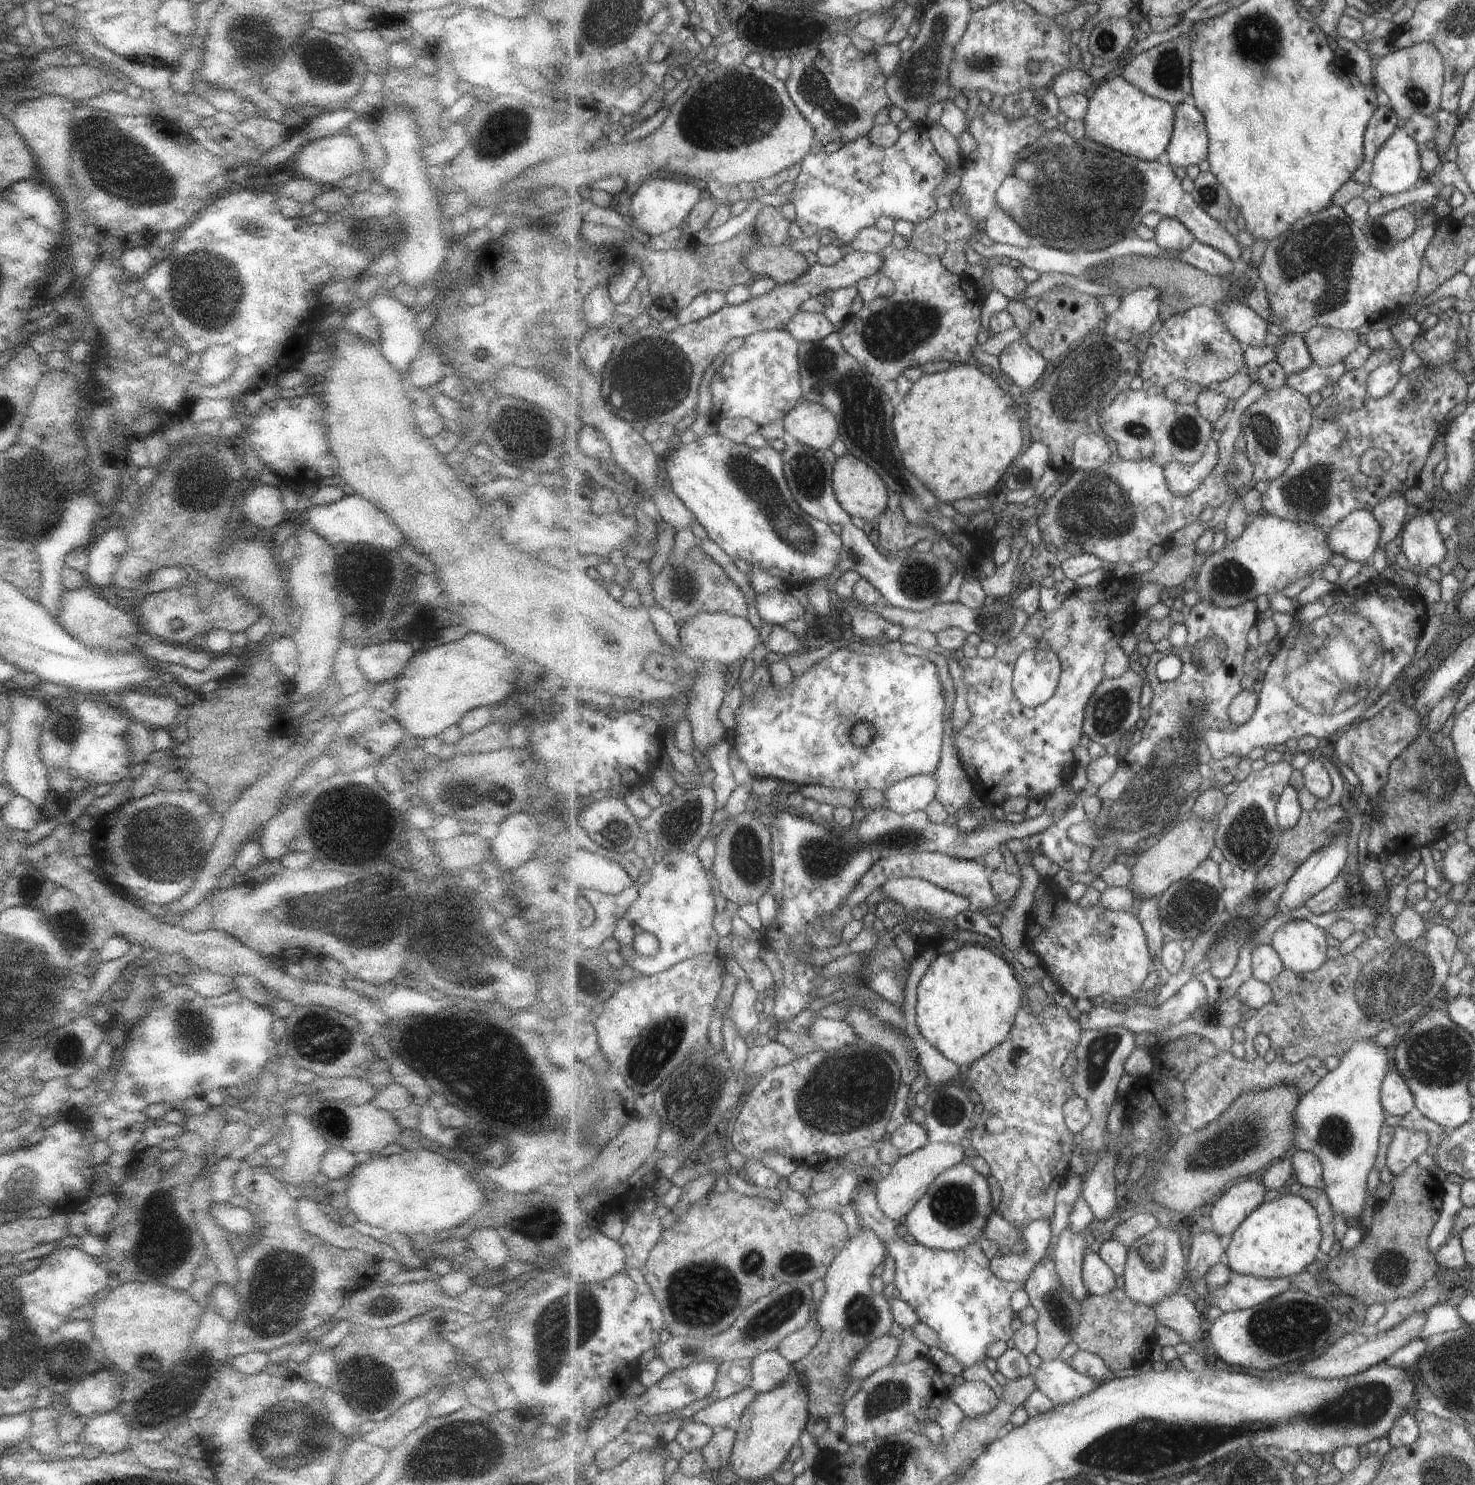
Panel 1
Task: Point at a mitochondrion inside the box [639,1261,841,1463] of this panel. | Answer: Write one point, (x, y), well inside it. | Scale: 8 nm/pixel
(772, 1316)

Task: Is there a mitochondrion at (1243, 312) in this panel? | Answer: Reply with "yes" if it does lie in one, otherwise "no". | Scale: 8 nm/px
no

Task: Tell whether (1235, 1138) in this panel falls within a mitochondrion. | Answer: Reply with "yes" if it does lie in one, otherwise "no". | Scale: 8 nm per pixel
yes

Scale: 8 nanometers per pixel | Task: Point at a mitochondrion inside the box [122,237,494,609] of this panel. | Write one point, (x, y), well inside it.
(211, 286)

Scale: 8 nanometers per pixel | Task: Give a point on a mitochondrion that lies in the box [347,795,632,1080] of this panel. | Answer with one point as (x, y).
(472, 952)

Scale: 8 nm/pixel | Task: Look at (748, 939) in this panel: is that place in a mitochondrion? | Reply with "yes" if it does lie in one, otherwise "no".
no

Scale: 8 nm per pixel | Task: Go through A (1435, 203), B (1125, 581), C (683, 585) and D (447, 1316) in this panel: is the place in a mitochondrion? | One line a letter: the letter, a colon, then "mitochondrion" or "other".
A: other
B: other
C: mitochondrion
D: other

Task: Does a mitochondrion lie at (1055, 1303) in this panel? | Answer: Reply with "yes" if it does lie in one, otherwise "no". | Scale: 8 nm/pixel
yes

